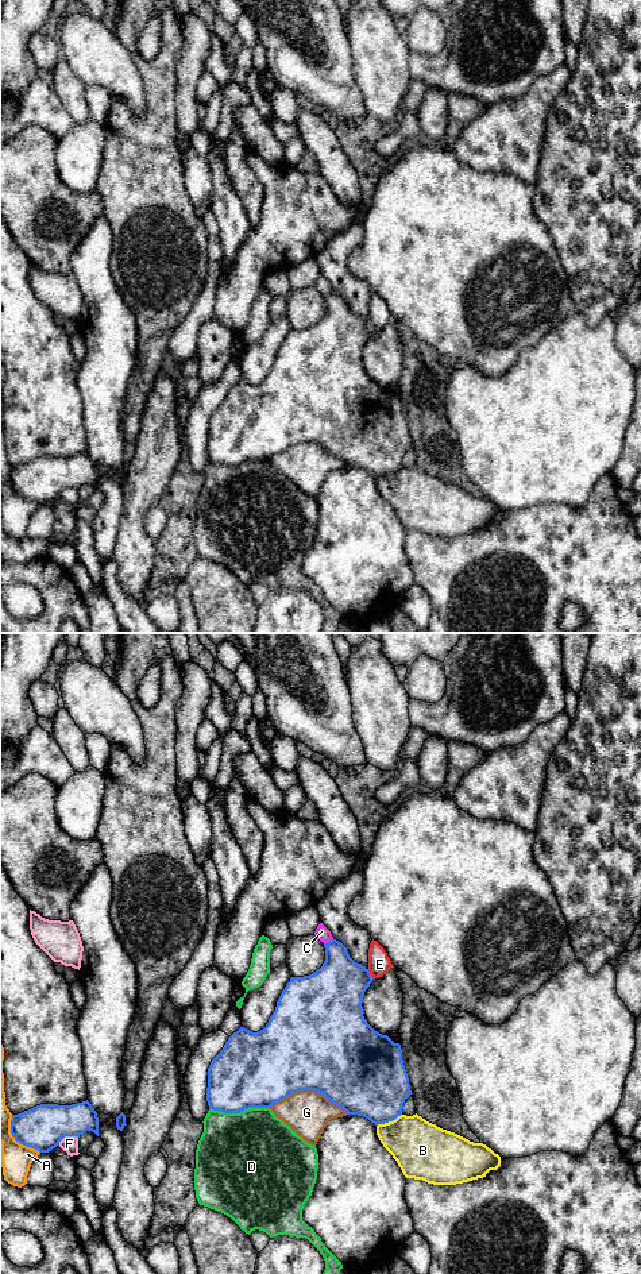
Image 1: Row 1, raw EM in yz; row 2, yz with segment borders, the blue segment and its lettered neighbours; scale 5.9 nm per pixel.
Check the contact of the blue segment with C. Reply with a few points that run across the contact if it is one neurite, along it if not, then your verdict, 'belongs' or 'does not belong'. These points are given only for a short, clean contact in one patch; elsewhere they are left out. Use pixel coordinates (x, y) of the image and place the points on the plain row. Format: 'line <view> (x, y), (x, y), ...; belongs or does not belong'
line yz (332, 290), (324, 296); does not belong

